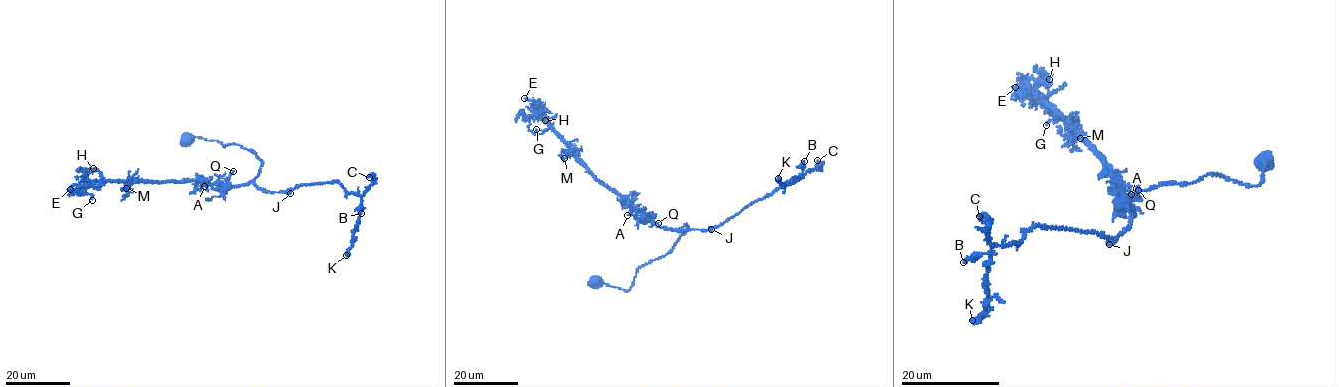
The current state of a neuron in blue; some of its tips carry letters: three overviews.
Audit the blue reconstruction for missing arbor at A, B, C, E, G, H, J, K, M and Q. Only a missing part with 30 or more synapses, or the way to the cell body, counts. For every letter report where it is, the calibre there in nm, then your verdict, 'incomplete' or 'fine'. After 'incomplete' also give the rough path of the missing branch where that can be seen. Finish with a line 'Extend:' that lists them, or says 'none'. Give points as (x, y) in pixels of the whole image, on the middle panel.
A: at (627, 215); 120 nm thick; fine
B: at (804, 161); 130 nm thick; fine
C: at (817, 160); 320 nm thick; fine
E: at (524, 98); 120 nm thick; fine
G: at (536, 129); 110 nm thick; fine
H: at (545, 120); 110 nm thick; fine
J: at (711, 229); 160 nm thick; fine
K: at (778, 178); 480 nm thick; fine
M: at (564, 158); 100 nm thick; fine
Q: at (658, 223); 120 nm thick; fine
Extend: none

